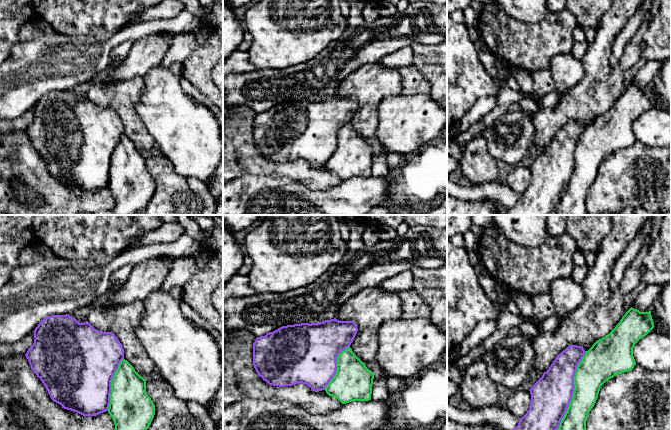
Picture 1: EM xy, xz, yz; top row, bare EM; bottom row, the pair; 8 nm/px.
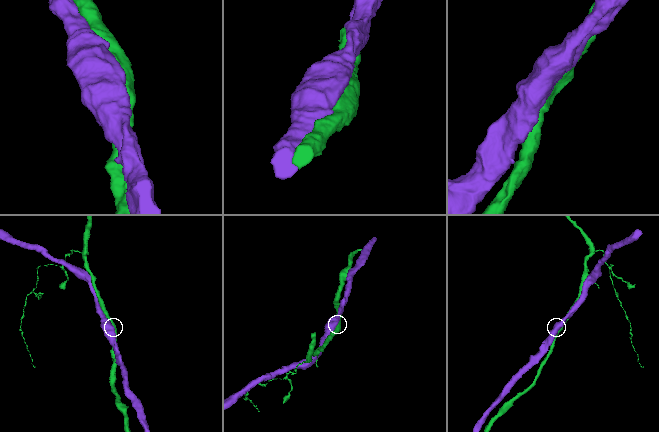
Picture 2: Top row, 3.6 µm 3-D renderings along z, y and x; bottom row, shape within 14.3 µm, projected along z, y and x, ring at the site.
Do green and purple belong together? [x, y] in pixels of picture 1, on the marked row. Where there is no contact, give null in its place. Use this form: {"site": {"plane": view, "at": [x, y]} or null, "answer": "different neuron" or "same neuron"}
{"site": {"plane": "yz", "at": [574, 390]}, "answer": "same neuron"}

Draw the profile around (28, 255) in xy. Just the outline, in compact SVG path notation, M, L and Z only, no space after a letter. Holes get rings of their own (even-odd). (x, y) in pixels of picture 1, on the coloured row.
M43 243L24 248L19 254L19 262L21 265L30 264L39 256L56 257L54 252Z

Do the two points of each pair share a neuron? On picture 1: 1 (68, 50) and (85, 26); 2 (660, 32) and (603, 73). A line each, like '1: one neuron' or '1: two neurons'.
1: two neurons
2: two neurons

